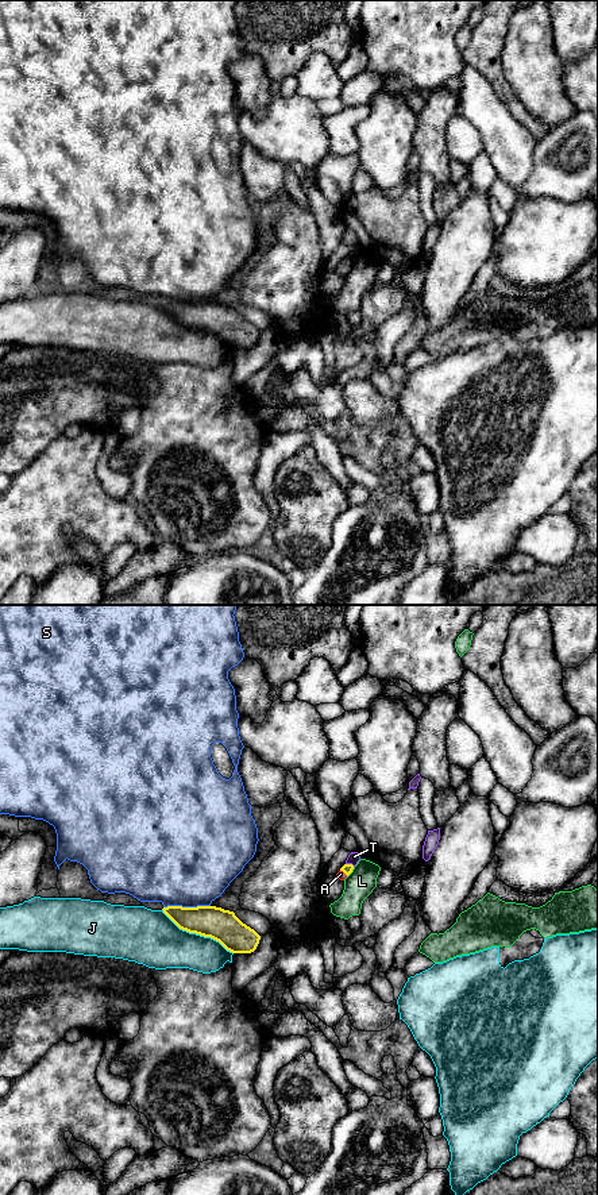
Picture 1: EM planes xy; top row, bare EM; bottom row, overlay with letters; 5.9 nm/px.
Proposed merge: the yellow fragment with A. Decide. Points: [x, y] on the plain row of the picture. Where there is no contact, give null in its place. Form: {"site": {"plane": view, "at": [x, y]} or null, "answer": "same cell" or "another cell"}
{"site": {"plane": "xy", "at": [344, 268]}, "answer": "same cell"}

